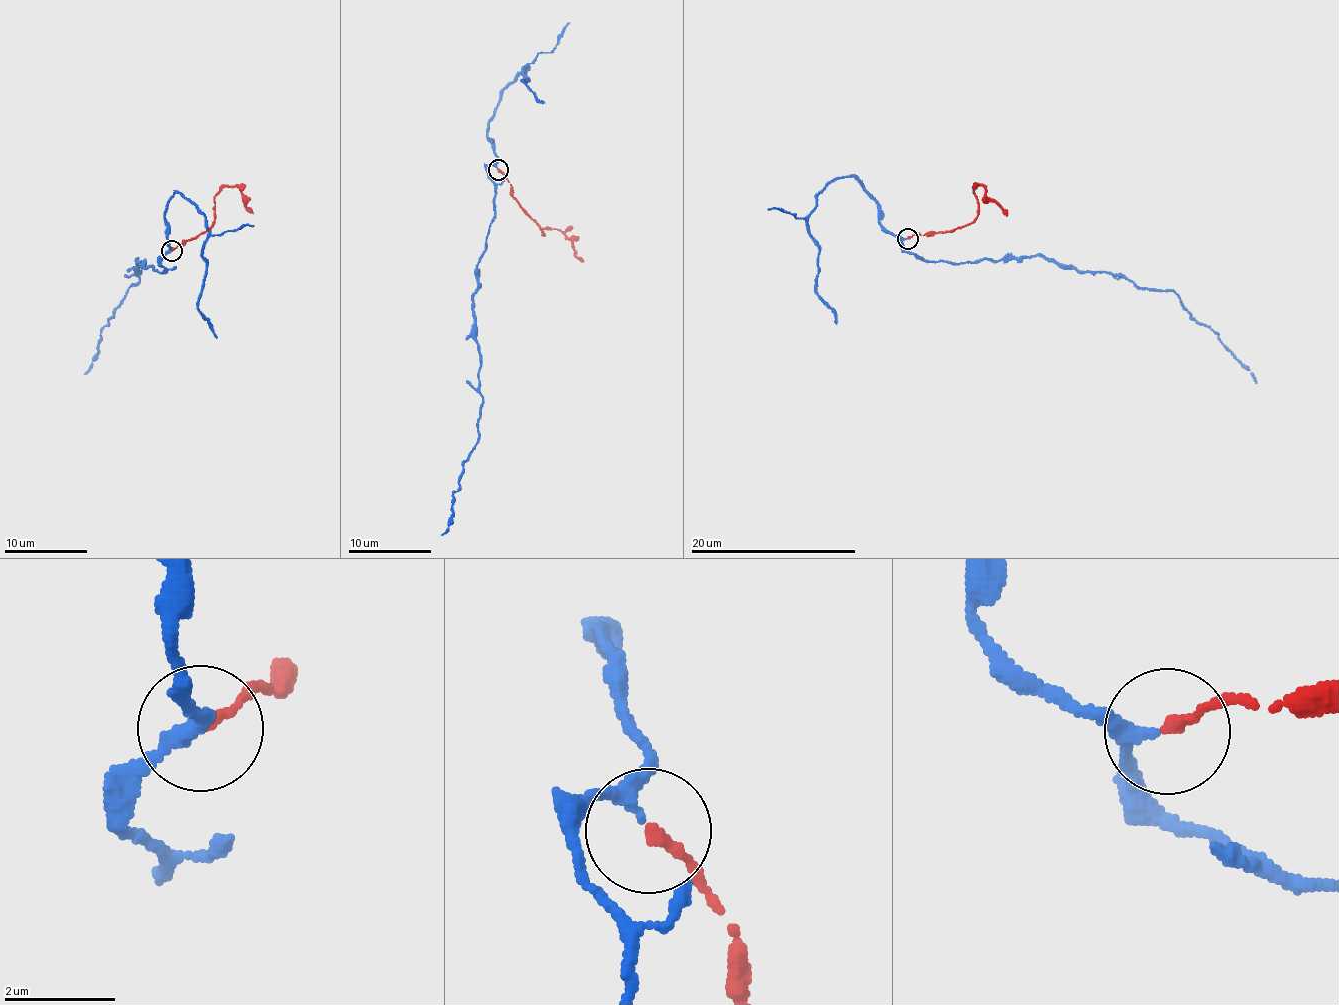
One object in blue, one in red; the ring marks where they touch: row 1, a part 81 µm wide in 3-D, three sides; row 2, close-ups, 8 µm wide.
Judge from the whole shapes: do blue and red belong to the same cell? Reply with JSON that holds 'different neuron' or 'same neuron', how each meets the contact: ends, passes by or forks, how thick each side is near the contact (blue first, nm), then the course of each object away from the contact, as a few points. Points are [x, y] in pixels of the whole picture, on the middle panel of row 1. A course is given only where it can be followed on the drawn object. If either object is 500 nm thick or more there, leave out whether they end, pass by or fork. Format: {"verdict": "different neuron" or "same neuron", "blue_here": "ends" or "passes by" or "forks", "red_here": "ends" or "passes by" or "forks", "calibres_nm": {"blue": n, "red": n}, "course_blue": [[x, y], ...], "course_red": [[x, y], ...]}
{"verdict": "same neuron", "blue_here": "passes by", "red_here": "ends", "calibres_nm": {"blue": 220, "red": 240}, "course_blue": [[497, 168], [488, 169], [493, 222], [478, 264], [474, 311], [478, 440], [454, 492], [452, 523], [440, 535]], "course_red": [[497, 170], [512, 186], [512, 197], [544, 234], [542, 230], [552, 230], [562, 234], [583, 261]]}

